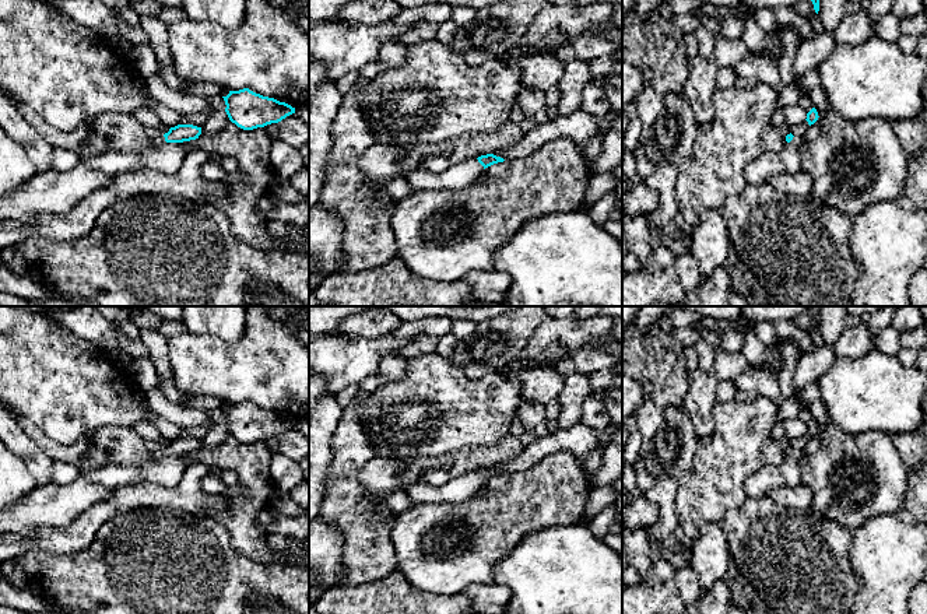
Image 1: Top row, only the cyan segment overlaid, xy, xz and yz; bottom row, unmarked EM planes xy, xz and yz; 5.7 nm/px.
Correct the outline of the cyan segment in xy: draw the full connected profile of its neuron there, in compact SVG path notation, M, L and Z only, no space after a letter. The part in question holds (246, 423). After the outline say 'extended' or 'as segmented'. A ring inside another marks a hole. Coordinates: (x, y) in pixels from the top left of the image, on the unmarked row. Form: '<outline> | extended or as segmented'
M249 401L229 404L229 407L222 411L227 418L225 425L229 434L243 443L253 443L278 436L295 427L295 421L291 418L263 410Z | as segmented

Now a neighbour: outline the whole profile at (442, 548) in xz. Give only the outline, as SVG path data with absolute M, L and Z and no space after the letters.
M570 452L548 455L524 473L484 483L485 491L464 502L414 505L396 515L390 540L397 569L426 593L453 597L475 583L494 583L495 565L529 533L580 523L590 494L589 478Z

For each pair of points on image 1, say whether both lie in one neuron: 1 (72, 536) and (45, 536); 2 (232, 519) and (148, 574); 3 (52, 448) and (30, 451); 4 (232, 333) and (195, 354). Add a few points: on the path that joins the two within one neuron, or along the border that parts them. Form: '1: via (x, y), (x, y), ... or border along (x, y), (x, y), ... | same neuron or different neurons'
1: via (65, 536), (52, 536) | same neuron
2: border along (207, 513), (227, 530), (231, 544), (241, 553) | different neurons
3: border along (20, 425), (53, 462) | different neurons
4: border along (246, 320), (243, 333), (235, 341), (190, 332) | different neurons

